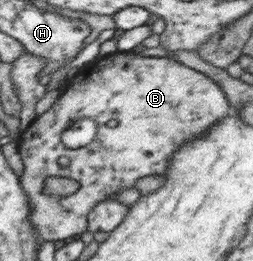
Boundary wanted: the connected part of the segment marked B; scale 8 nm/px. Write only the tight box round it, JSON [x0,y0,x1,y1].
[17,51,231,244]

